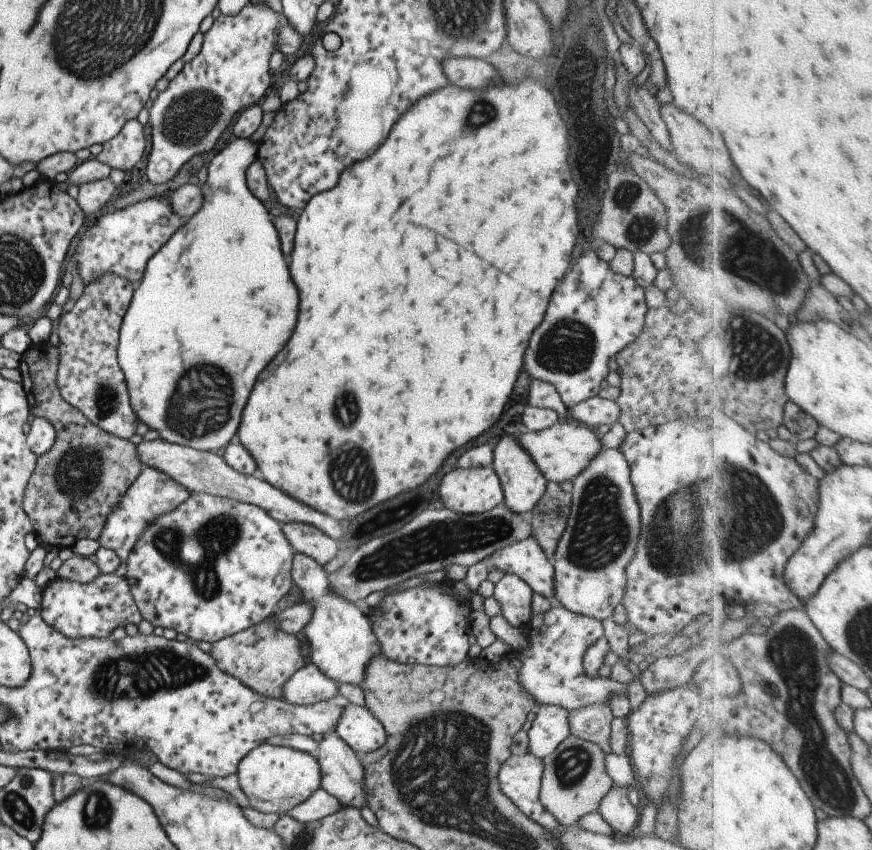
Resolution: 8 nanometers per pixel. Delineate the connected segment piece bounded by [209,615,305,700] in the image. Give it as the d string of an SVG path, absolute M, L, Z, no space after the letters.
M267 616L263 622L250 626L241 632L221 638L211 643L209 654L221 672L236 678L253 690L259 696L282 700L283 684L305 663L299 654L299 642L295 635L285 634L275 626L272 616Z

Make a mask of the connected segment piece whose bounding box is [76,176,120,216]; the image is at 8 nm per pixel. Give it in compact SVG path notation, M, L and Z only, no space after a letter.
M107 176L103 180L78 186L76 202L82 208L84 216L93 216L93 214L98 216L103 204L107 204L111 194L118 190L120 189Z

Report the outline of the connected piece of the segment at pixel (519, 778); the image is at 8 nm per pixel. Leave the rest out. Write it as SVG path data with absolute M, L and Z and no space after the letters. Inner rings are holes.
M510 756L501 764L497 780L499 790L517 806L519 812L523 812L527 818L551 831L559 822L539 802L542 770L542 759L537 756Z

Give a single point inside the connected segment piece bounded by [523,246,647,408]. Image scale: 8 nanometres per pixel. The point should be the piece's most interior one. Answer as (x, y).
(593, 313)

